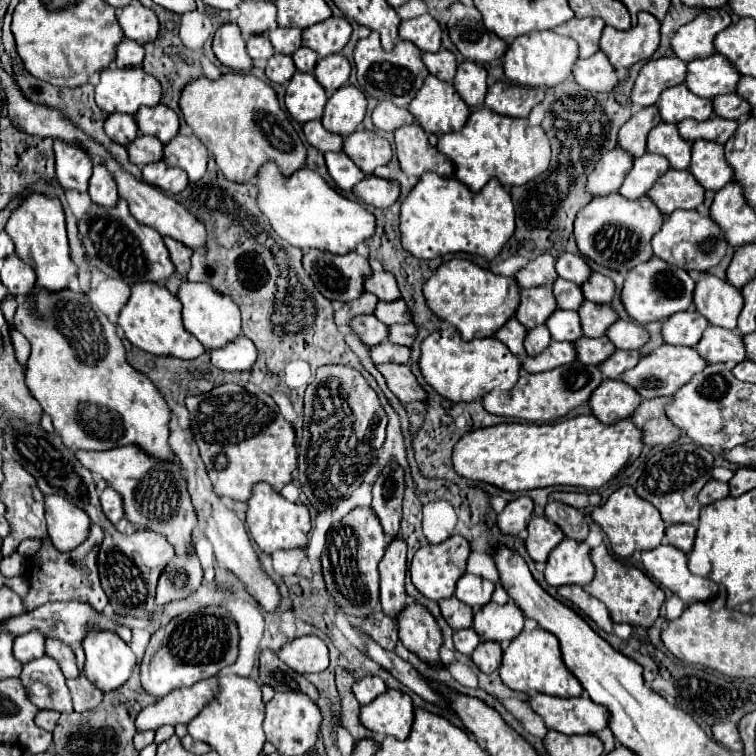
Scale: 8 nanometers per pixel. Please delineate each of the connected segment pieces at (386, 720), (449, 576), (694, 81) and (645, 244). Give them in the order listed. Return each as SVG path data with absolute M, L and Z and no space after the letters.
M388 689L372 703L362 707L360 721L374 733L392 735L404 741L414 723L414 703L410 695L398 689Z
M452 535L446 539L446 543L440 545L426 545L420 547L410 563L410 575L412 575L412 583L416 585L416 589L426 595L428 599L440 601L446 597L454 595L454 587L456 581L464 575L466 571L466 559L470 553L470 543L462 537L462 535Z
M712 55L688 63L686 85L694 95L714 99L718 95L736 93L736 83L740 77L742 75L736 75L736 67L732 67L724 55Z
M612 193L594 197L586 207L578 211L574 221L574 237L584 257L626 275L638 263L646 263L648 259L652 259L650 241L652 235L660 231L662 221L664 215L656 211L656 205L652 205L652 199L648 199L648 195L632 201L624 199L620 193Z

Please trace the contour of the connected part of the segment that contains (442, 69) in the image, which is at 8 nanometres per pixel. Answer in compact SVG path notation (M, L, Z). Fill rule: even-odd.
M440 49L436 53L422 53L422 61L428 67L430 75L442 79L442 81L452 81L456 73L456 57L448 49Z

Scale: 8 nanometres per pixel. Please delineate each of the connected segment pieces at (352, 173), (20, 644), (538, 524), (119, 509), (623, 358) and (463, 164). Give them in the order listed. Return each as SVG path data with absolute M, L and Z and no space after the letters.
M326 153L326 165L330 177L342 191L352 191L364 179L364 173L344 153Z
M40 631L24 633L18 639L14 639L14 657L22 665L42 655L44 655L44 635L40 635Z
M544 515L530 519L528 523L528 539L526 551L534 561L546 561L550 551L564 539L564 533L556 523L546 519Z
M106 487L100 495L100 503L102 503L102 511L106 513L106 517L112 521L112 523L118 523L124 515L124 505L122 505L122 499L120 499L120 493L112 487Z
M616 351L610 359L600 365L600 371L608 379L620 379L624 371L632 369L640 361L640 357L642 355L638 351Z
M488 107L472 111L464 129L442 135L436 147L454 161L456 177L472 191L480 191L492 177L498 177L504 187L524 185L548 169L552 153L548 135L540 125L530 127L528 119L504 117Z

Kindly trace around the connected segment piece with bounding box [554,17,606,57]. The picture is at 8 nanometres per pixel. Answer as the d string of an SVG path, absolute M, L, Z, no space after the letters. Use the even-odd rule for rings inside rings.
M570 19L562 25L558 25L554 29L554 33L560 33L564 37L570 37L578 43L580 47L580 57L590 57L594 55L600 47L598 47L598 41L600 41L600 35L602 35L602 29L606 27L606 23L602 19Z

